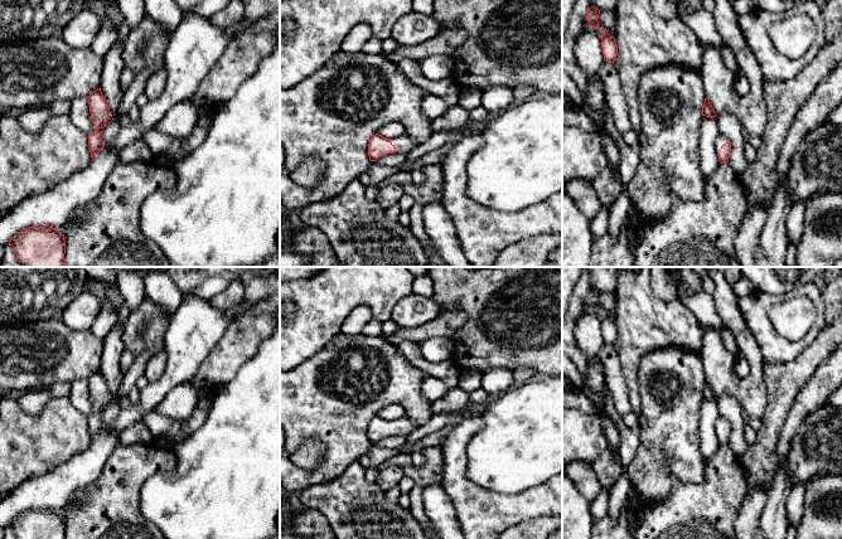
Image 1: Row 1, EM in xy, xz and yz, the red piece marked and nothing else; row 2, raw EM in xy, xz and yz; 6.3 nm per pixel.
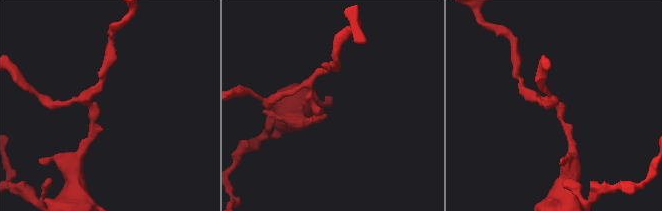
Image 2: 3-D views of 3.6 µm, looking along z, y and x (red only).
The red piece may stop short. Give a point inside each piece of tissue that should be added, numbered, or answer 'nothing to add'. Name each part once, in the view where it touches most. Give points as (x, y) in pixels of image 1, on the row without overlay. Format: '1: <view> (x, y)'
1: xz (405, 426)

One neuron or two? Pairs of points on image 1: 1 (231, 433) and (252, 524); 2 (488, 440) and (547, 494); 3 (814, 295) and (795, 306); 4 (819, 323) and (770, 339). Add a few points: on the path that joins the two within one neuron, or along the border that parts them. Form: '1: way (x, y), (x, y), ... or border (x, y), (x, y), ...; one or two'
1: way (236, 456), (236, 501); one
2: border (548, 479), (532, 487), (509, 494); two
3: border (797, 294), (814, 307), (811, 326); two
4: way (811, 335), (799, 346), (783, 346); one

